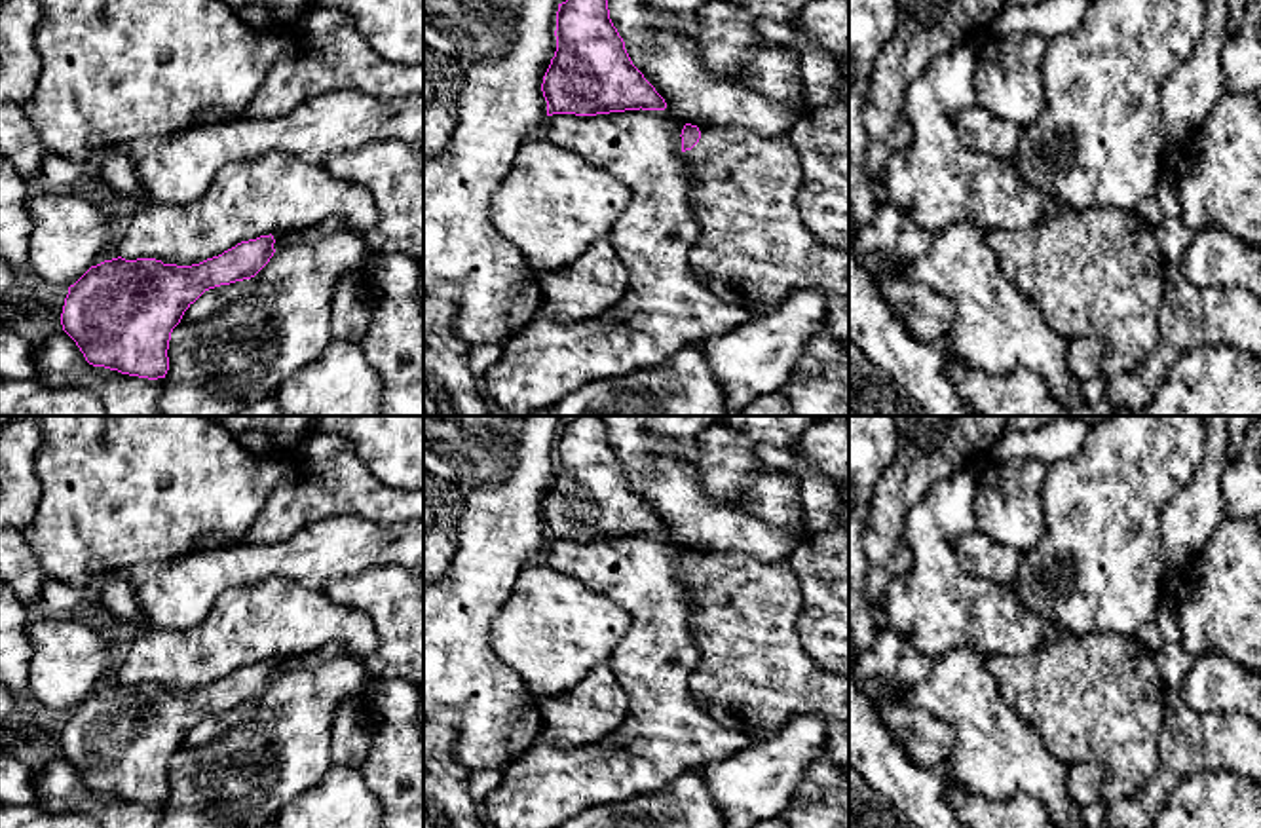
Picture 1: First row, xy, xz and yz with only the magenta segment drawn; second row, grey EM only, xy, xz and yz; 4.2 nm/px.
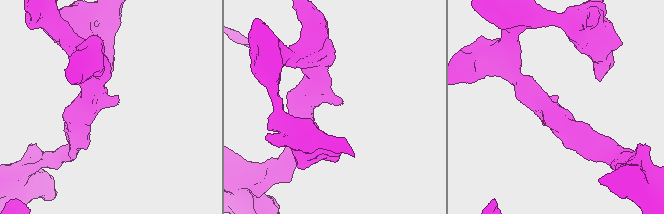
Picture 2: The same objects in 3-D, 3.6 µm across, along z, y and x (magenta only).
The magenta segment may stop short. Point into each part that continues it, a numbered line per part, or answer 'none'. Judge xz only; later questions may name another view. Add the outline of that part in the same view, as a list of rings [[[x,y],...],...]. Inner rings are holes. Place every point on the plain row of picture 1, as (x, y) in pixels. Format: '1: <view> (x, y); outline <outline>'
1: xz (752, 675); outline [[[699,556],[699,568],[682,577],[697,604],[691,634],[699,661],[687,680],[693,701],[724,727],[743,733],[779,731],[794,714],[817,712],[828,725],[824,758],[849,767],[849,676],[819,667],[801,648],[796,623],[803,596],[792,560]]]

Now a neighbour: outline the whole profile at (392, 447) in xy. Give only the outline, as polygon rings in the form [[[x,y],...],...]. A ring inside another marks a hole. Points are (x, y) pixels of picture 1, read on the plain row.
[[[321,416],[313,433],[348,439],[386,486],[423,490],[423,416]]]

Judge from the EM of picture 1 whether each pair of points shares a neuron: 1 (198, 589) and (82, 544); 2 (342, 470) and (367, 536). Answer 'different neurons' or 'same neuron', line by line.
1: different neurons
2: different neurons

